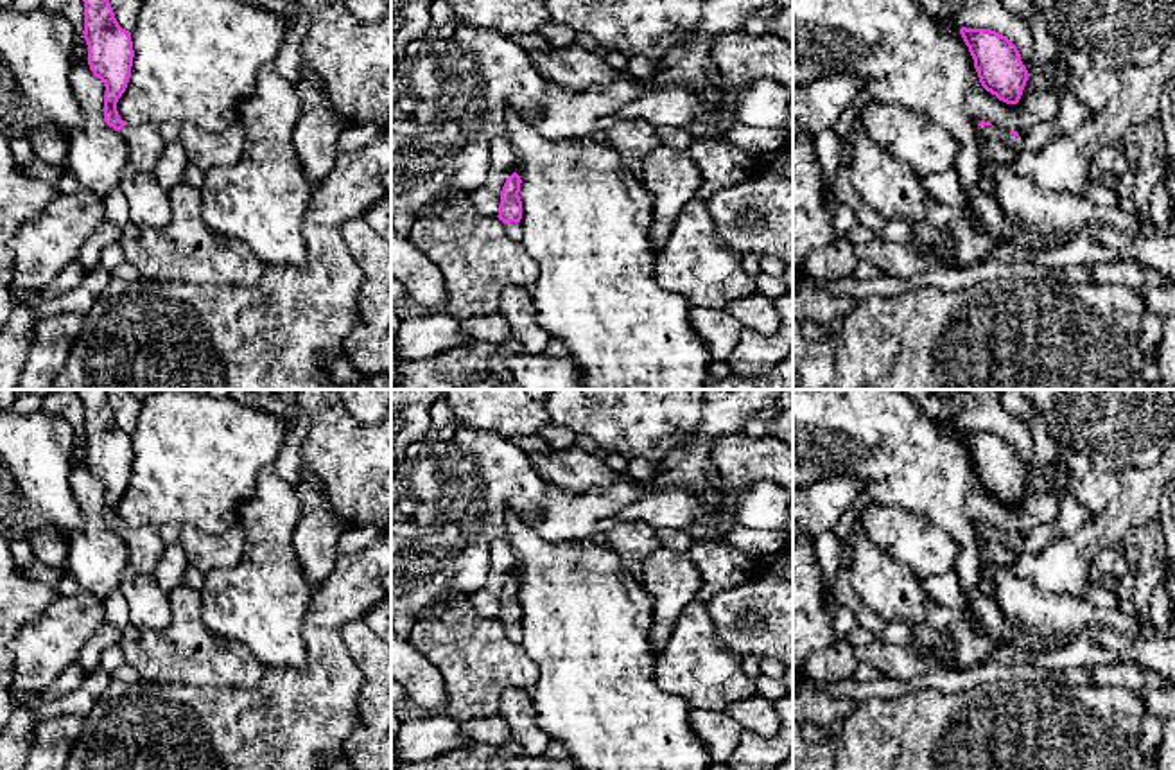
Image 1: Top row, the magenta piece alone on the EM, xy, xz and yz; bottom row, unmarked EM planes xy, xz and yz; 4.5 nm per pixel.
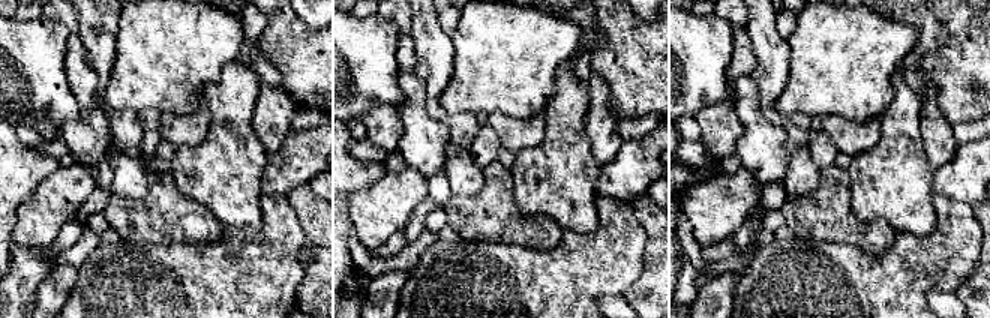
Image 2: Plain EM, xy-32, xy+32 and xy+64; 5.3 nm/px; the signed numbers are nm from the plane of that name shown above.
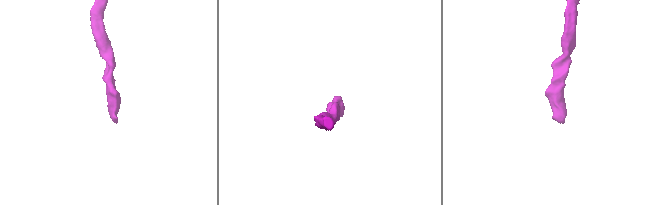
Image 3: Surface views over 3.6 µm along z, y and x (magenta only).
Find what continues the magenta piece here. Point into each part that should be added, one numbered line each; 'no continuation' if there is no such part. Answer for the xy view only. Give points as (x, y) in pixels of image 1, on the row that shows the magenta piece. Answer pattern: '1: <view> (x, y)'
1: xy (144, 140)

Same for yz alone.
1: yz (1005, 137)

